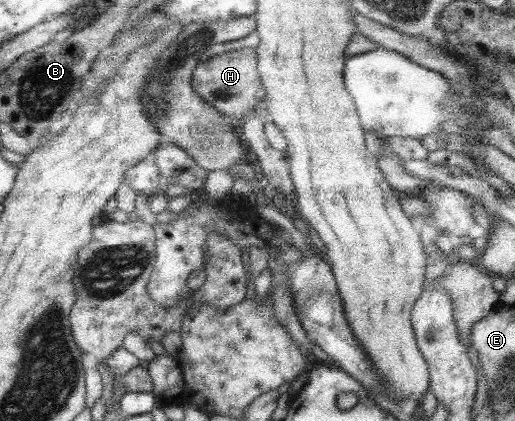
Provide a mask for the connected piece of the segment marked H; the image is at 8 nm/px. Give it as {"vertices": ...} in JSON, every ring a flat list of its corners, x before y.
{"vertices":[[251,47,215,55,198,64,191,73,193,90,205,103,211,105,228,120,238,122,256,109,256,103,264,95,256,73,255,51]]}

